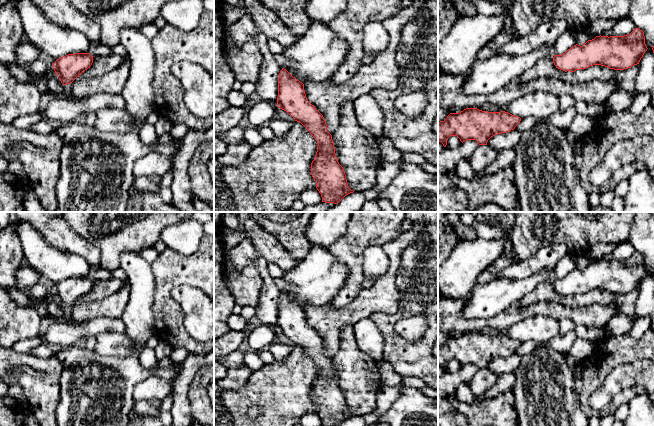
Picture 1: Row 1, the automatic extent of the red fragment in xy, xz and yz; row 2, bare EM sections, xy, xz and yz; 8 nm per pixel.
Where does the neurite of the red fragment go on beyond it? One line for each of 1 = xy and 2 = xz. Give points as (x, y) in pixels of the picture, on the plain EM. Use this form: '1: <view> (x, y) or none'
1: none
2: none

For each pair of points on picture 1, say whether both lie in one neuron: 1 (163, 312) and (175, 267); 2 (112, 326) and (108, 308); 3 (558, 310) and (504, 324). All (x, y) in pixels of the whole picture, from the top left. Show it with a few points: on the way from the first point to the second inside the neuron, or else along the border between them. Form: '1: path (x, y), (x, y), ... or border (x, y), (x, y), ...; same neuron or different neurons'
1: path (163, 301), (163, 286), (166, 278); same neuron
2: border (120, 317), (92, 317), (87, 320); different neurons
3: path (545, 309), (534, 309), (517, 315); same neuron

